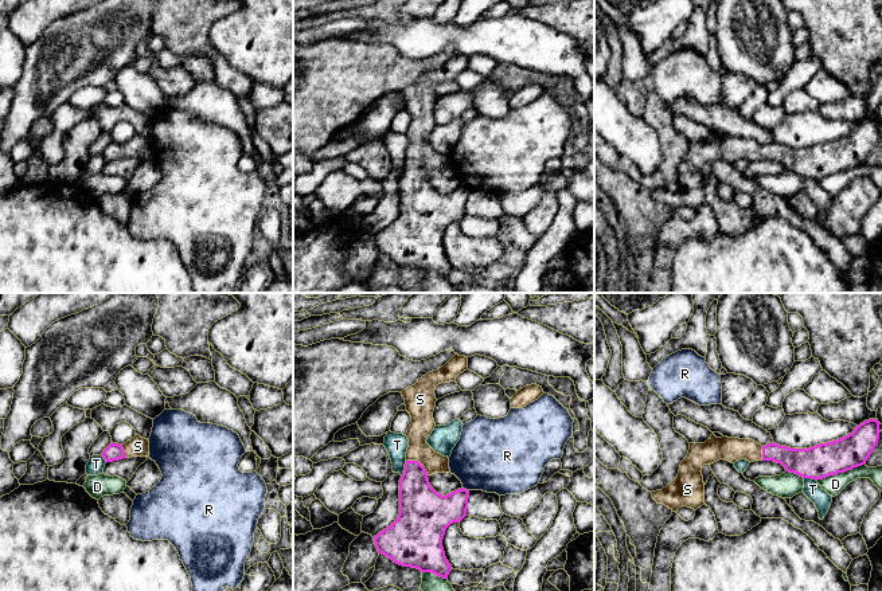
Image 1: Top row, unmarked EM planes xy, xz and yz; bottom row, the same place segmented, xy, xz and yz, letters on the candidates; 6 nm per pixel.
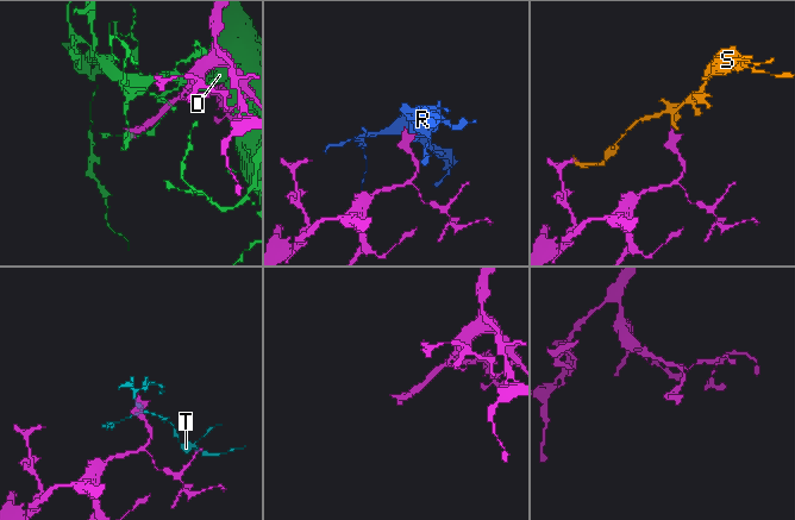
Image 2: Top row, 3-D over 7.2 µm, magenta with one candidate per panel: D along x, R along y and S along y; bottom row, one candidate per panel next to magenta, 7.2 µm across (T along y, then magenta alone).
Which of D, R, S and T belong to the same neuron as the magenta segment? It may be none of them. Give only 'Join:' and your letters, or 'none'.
Join: S

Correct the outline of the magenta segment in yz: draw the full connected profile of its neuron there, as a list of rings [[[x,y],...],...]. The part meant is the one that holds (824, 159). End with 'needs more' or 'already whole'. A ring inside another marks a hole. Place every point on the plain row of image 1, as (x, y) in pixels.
[[[878,118],[865,120],[851,133],[809,148],[791,148],[774,141],[761,145],[752,138],[717,137],[713,132],[705,142],[690,142],[678,176],[662,189],[652,191],[652,197],[672,211],[682,206],[696,210],[705,203],[700,169],[719,158],[731,163],[739,158],[773,160],[781,163],[789,172],[812,179],[844,172],[866,163],[878,142],[879,124]]] | needs more

